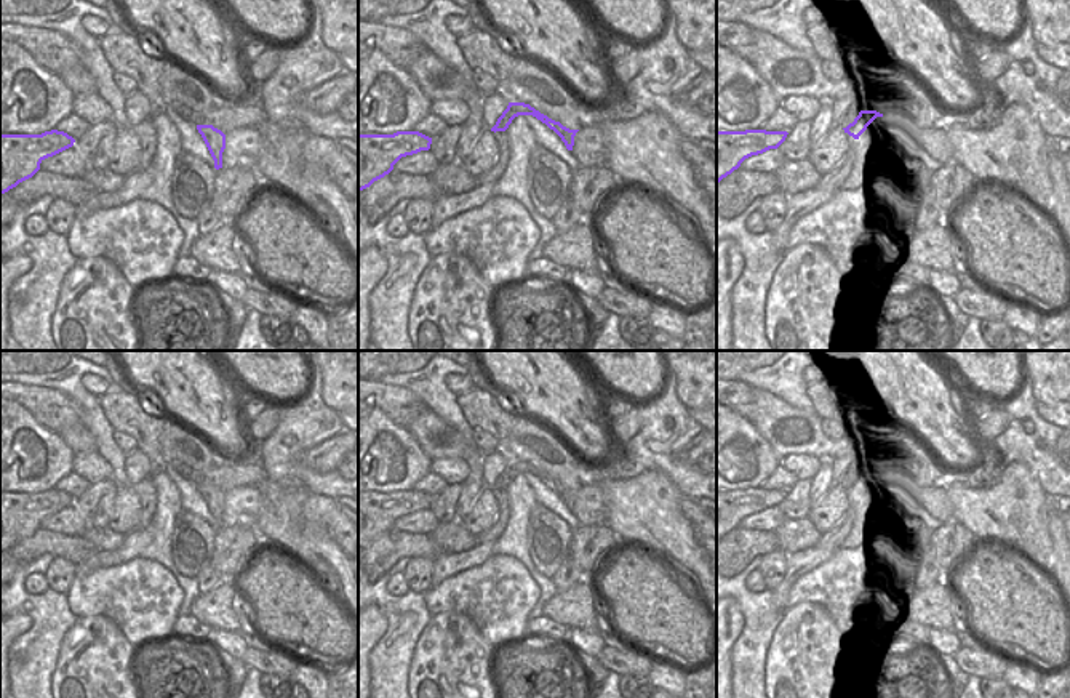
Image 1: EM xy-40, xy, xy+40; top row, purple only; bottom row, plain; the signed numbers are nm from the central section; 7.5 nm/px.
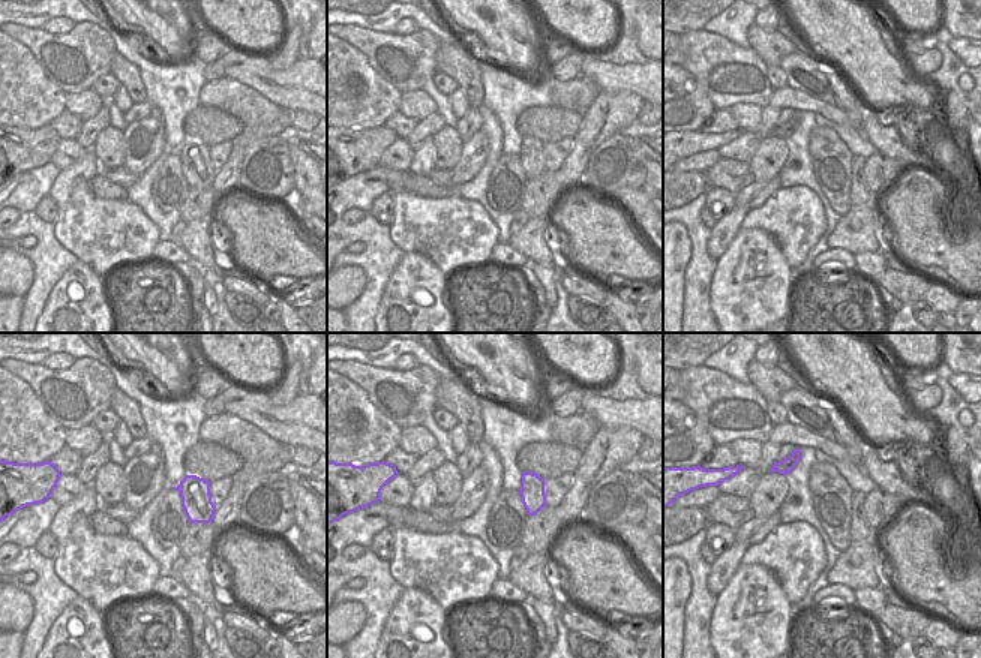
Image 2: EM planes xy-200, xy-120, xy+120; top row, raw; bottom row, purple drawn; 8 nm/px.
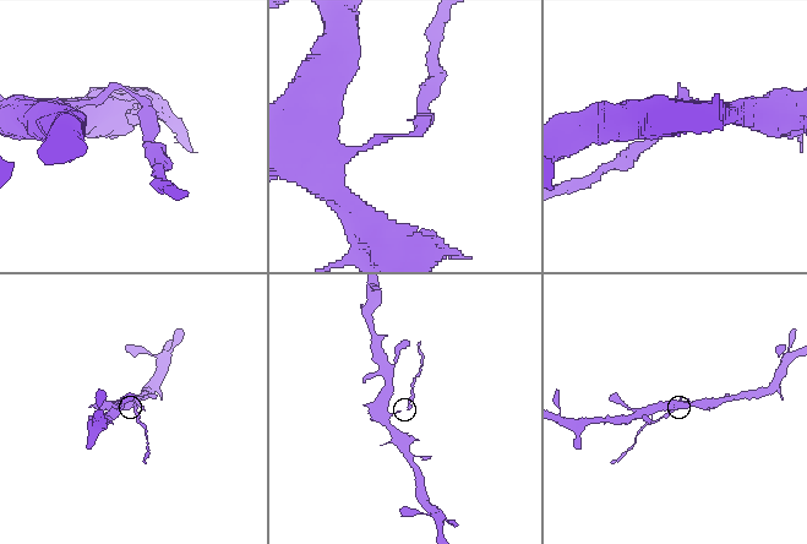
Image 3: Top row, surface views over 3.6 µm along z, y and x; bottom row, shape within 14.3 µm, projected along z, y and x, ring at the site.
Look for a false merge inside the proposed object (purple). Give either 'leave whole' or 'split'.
split

